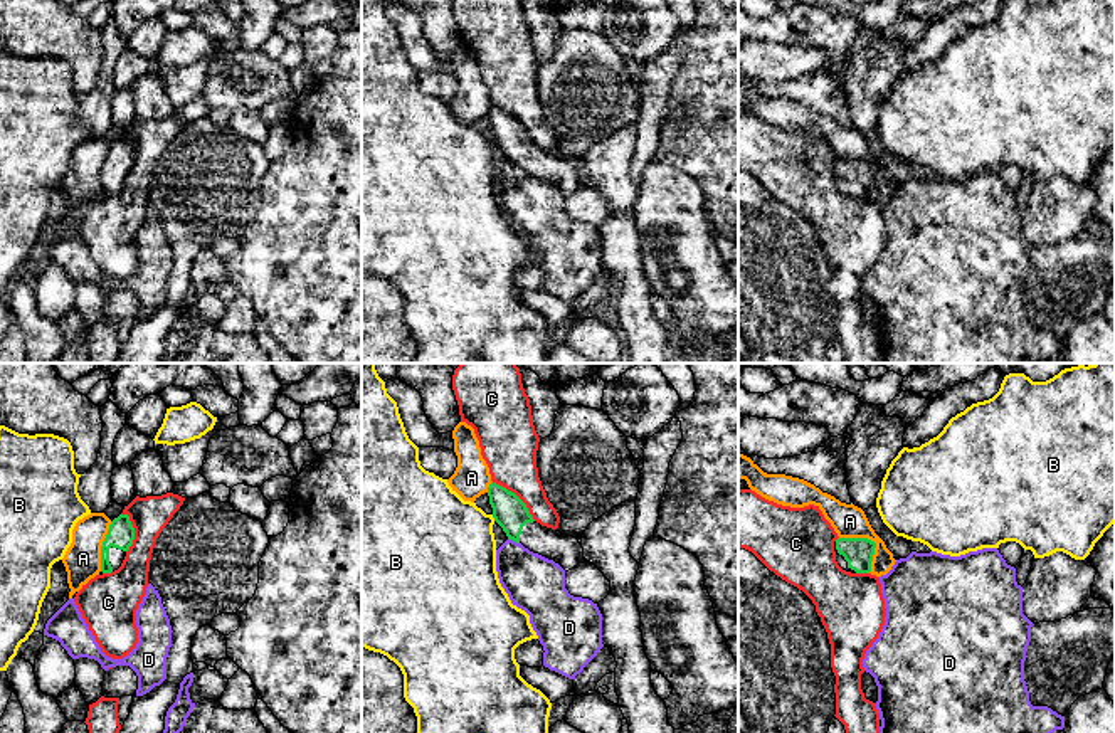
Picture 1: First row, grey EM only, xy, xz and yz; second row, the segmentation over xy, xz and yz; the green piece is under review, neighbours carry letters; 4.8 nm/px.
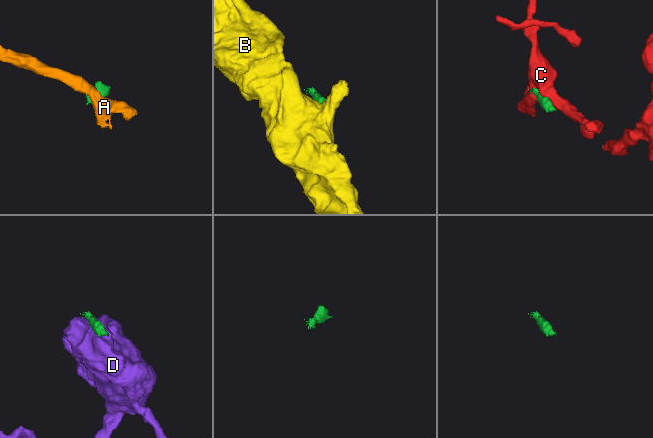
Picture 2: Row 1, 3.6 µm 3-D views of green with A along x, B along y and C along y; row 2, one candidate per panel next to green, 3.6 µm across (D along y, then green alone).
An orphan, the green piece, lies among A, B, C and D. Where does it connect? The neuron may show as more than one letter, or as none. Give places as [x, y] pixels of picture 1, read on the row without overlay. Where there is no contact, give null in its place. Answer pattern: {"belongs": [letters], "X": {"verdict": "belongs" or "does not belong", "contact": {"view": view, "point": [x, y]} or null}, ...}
{"belongs": [], "A": {"verdict": "does not belong", "contact": {"view": "yz", "point": [870, 163]}}, "B": {"verdict": "does not belong", "contact": {"view": "xz", "point": [493, 140]}}, "C": {"verdict": "does not belong", "contact": {"view": "xz", "point": [517, 120]}}, "D": {"verdict": "does not belong", "contact": {"view": "xz", "point": [513, 163]}}}

